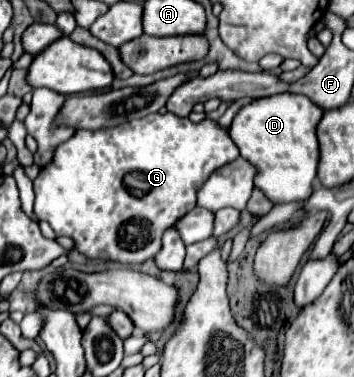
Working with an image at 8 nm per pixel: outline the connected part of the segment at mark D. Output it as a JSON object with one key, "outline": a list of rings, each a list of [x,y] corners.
{"outline":[[[275,94],[261,98],[237,112],[231,122],[231,138],[241,150],[241,156],[259,168],[255,186],[277,206],[285,202],[305,202],[313,194],[313,180],[319,166],[317,124],[323,118],[323,108],[313,104],[303,94]]]}

